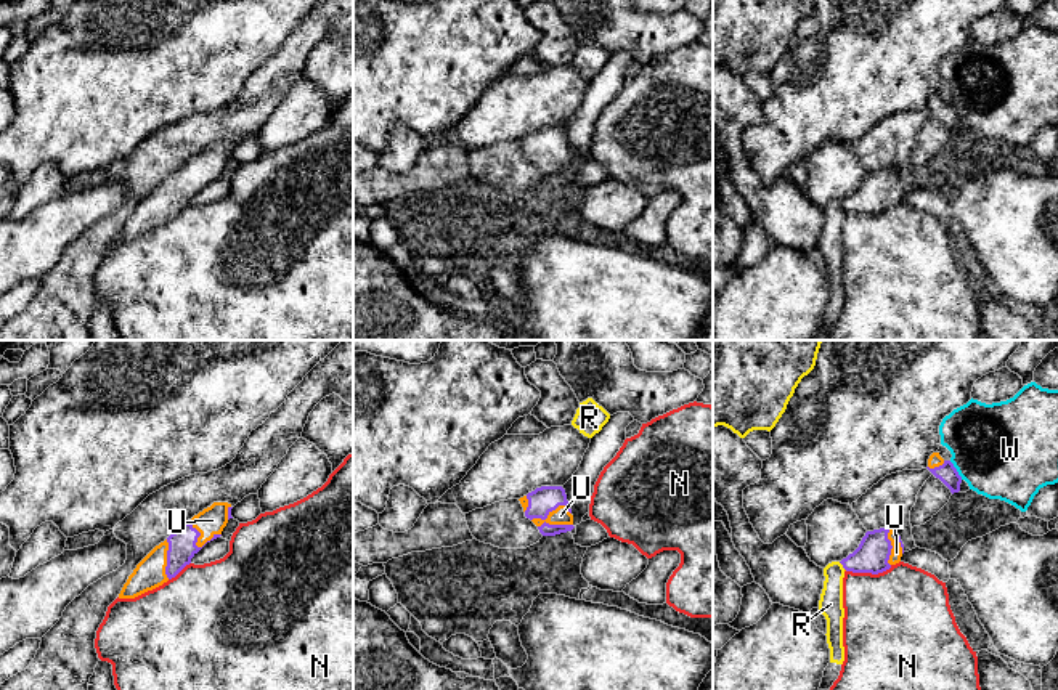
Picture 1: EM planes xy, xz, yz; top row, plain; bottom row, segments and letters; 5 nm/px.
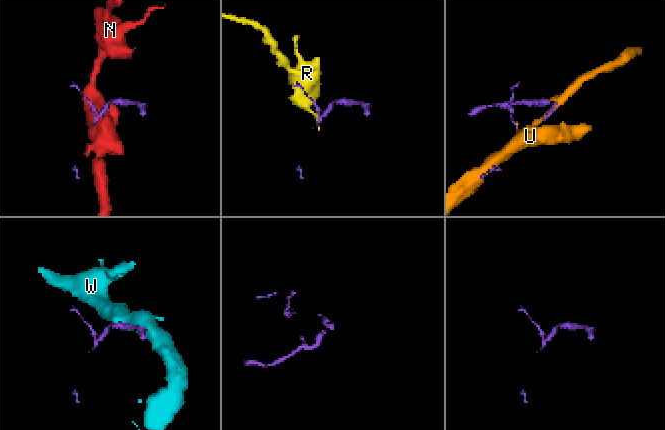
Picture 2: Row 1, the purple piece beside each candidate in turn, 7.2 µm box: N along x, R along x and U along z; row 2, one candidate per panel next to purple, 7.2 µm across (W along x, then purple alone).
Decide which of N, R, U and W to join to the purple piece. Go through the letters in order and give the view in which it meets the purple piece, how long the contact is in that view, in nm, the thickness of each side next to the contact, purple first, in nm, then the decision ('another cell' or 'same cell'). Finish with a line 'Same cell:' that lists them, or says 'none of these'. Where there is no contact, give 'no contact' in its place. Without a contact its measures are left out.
N: meets purple in yz; contact 240 nm long; 170 nm thick on the purple side, 460 nm on the other; another cell
R: meets purple in yz; contact 50 nm long; 170 nm thick on the purple side, 120 nm on the other; another cell
U: meets purple in xz; contact 220 nm long; 140 nm thick on the purple side, 90 nm on the other; same cell
W: meets purple in yz; contact 120 nm long; 100 nm thick on the purple side, 480 nm on the other; another cell
Same cell: U

